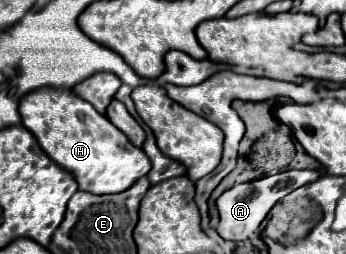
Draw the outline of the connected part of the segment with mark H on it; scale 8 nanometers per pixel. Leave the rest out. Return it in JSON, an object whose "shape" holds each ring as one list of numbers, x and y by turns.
{"shape":[[36,89,20,99,20,115,22,125,34,133,44,153,70,171,82,191,94,195,122,193,152,169,148,155,132,145,128,137,108,121,108,117,96,113,90,103,76,97,72,89]]}

